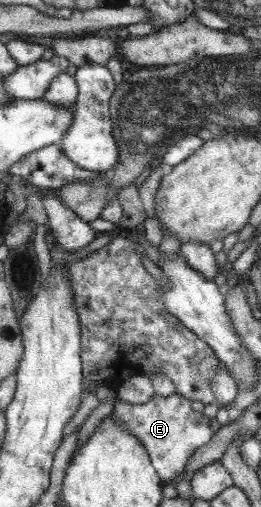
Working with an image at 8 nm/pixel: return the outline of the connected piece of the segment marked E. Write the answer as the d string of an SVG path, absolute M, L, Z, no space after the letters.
M175 393L169 397L153 395L147 403L137 405L116 399L108 417L115 419L129 435L135 435L140 440L157 476L166 482L176 479L185 470L185 464L192 454L211 441L221 427L216 418L205 417L202 412L191 410L191 403Z

